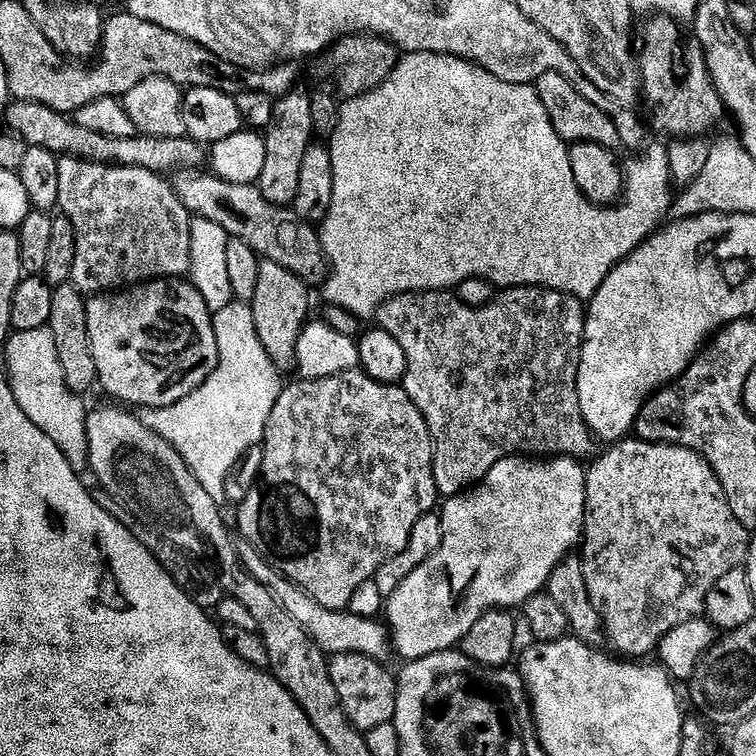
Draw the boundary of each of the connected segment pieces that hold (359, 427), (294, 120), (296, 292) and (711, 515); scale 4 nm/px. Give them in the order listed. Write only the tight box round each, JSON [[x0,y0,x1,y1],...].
[[238,370,438,612],[258,86,314,206],[250,259,309,374],[582,438,750,658]]

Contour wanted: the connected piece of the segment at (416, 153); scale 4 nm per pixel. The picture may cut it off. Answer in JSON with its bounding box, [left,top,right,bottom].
[319,52,674,322]

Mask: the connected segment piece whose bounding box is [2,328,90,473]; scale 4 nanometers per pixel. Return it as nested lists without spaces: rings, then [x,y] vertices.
[[[48,328],[38,330],[13,331],[8,343],[3,345],[2,352],[8,359],[6,375],[18,398],[18,406],[48,435],[66,454],[70,466],[75,472],[83,473],[88,468],[88,425],[89,405],[84,405],[85,397],[79,392],[72,392],[62,374],[62,362],[58,362],[58,346],[54,334]]]

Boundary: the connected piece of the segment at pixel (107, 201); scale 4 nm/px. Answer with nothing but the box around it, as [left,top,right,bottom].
[58,156,193,292]

